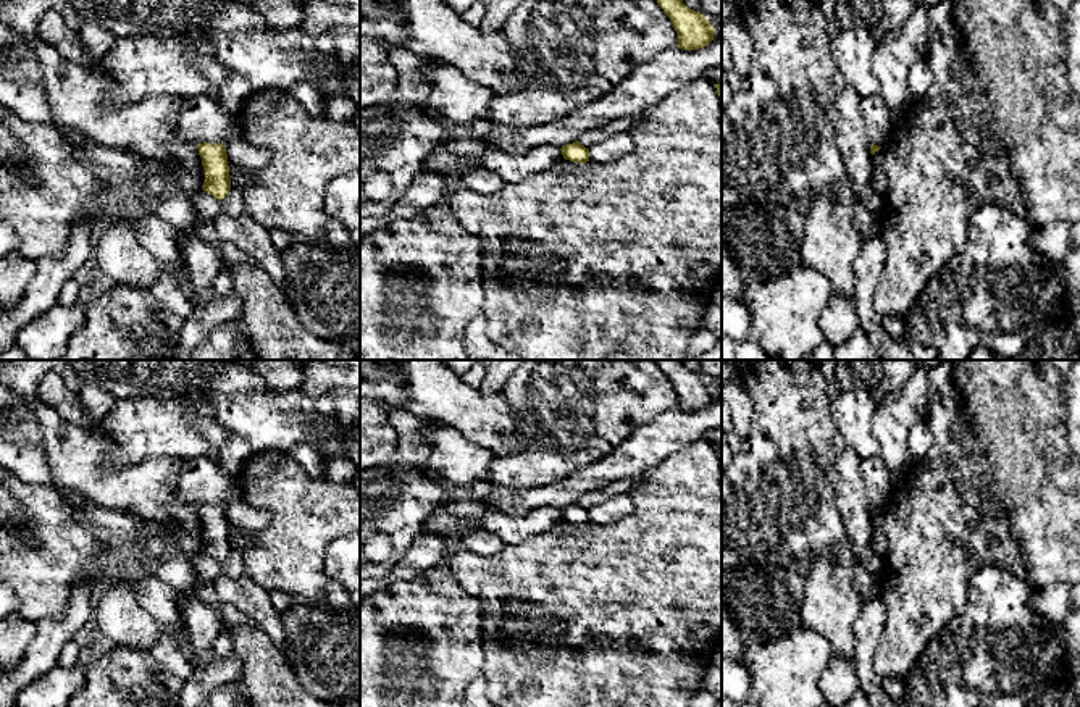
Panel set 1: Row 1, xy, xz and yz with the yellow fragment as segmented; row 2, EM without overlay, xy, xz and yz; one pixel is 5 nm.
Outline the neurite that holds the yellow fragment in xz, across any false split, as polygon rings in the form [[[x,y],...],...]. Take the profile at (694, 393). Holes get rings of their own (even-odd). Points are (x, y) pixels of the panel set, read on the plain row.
[[[681,360],[655,362],[676,392],[678,410],[699,412],[714,402],[715,391],[701,373],[688,370]]]

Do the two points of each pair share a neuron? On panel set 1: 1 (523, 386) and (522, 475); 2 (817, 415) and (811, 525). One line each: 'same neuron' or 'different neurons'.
1: same neuron
2: same neuron

